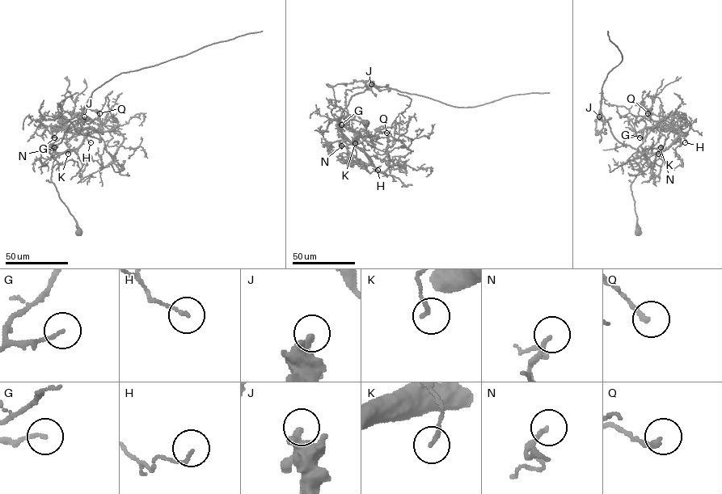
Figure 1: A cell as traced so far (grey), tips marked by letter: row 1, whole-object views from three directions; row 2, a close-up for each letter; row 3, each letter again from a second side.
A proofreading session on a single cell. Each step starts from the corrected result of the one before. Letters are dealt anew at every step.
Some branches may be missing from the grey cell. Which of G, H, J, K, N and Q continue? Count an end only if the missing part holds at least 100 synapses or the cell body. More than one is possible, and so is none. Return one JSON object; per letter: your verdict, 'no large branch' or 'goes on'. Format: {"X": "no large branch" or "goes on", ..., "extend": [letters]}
{"G": "no large branch", "H": "no large branch", "J": "no large branch", "K": "no large branch", "N": "no large branch", "Q": "no large branch", "extend": []}

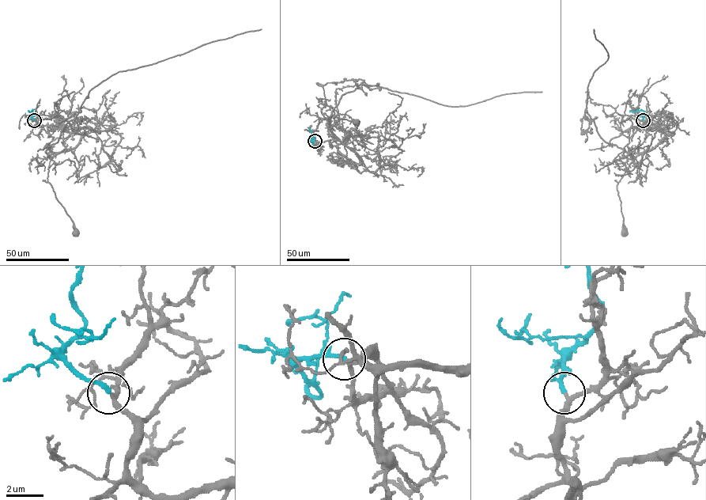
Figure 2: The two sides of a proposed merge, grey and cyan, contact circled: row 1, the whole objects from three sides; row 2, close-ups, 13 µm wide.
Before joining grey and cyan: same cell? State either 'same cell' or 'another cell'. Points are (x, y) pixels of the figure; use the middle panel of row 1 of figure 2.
same cell

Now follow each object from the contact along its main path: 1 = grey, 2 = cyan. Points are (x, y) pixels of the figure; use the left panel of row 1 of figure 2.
1: (34, 120), (37, 126), (56, 125), (81, 134), (74, 148), (50, 160), (47, 180), (75, 233)
2: (34, 120), (31, 117), (32, 110), (29, 112), (28, 110)

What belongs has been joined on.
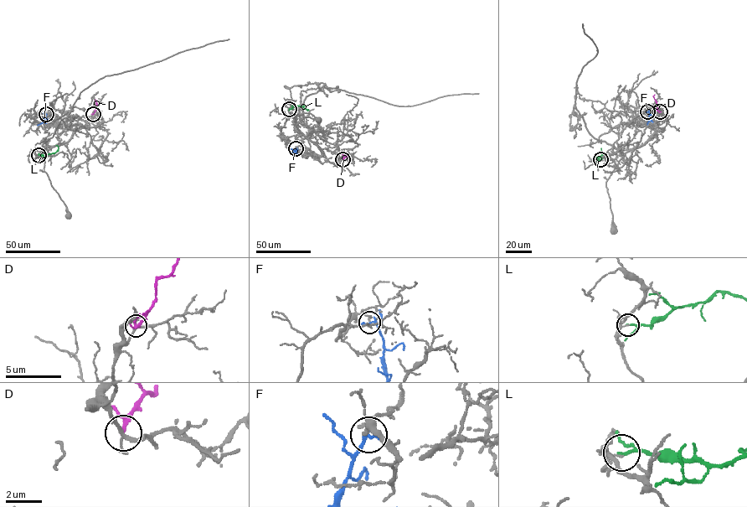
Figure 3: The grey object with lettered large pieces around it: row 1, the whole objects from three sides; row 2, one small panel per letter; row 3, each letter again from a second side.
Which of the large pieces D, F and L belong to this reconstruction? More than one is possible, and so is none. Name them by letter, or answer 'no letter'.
no letter

